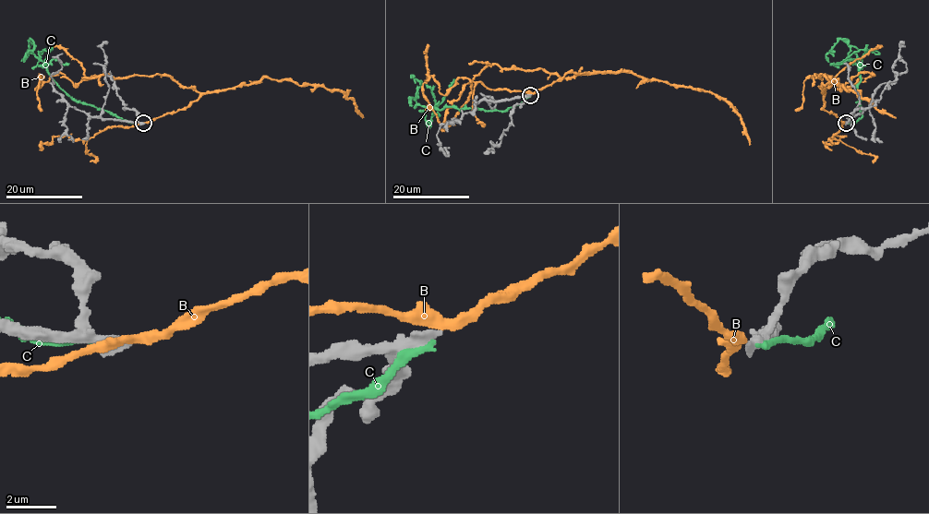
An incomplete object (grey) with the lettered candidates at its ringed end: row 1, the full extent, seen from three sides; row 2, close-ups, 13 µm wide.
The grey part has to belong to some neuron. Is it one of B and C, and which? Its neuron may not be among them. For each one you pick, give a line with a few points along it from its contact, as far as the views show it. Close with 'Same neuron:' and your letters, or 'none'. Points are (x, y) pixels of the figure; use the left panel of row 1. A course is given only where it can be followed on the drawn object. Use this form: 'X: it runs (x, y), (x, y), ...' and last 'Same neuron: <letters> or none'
Same neuron: none

